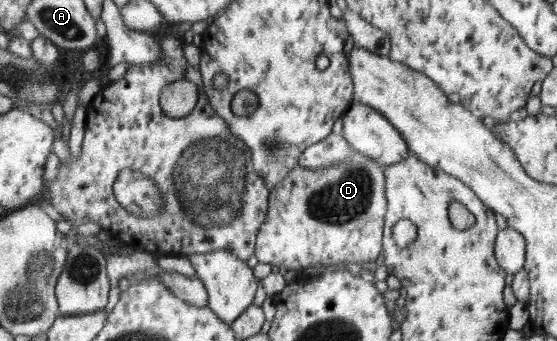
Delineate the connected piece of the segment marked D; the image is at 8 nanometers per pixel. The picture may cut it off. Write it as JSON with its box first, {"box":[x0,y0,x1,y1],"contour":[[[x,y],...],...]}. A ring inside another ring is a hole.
{"box":[255,152,389,271],"contour":[[[355,152],[354,156],[350,156],[348,160],[344,160],[344,162],[339,163],[339,165],[329,165],[316,169],[307,169],[301,164],[295,166],[295,170],[291,171],[291,174],[287,175],[285,180],[275,186],[271,191],[270,214],[267,215],[266,222],[262,224],[257,236],[257,250],[255,250],[255,256],[258,262],[264,262],[271,266],[286,266],[287,270],[296,271],[299,268],[311,268],[311,266],[326,266],[329,269],[334,269],[336,267],[343,267],[349,262],[360,265],[363,262],[375,263],[375,260],[377,260],[379,254],[381,254],[381,240],[385,240],[385,238],[383,238],[383,216],[385,216],[385,208],[389,208],[389,202],[385,202],[385,177],[377,161],[358,152]]]}

